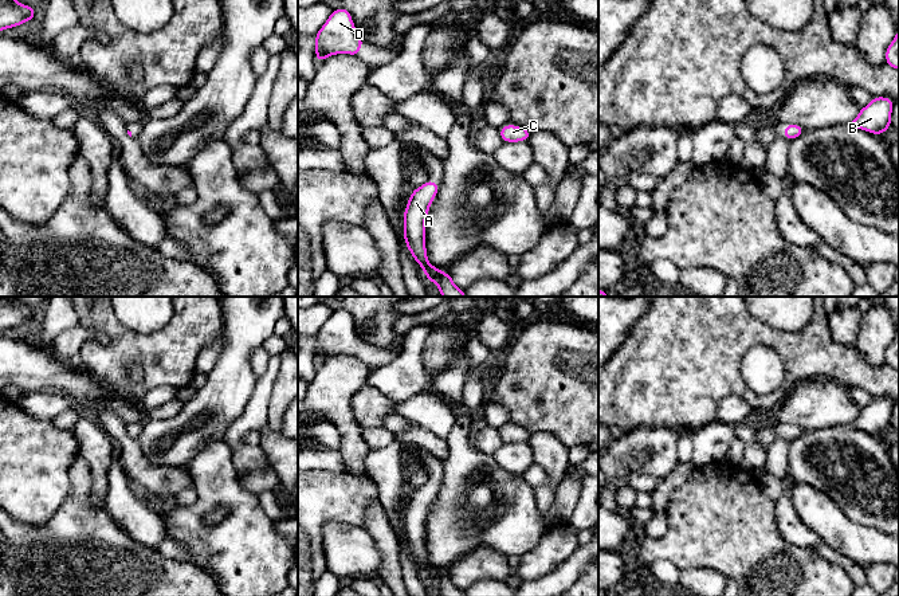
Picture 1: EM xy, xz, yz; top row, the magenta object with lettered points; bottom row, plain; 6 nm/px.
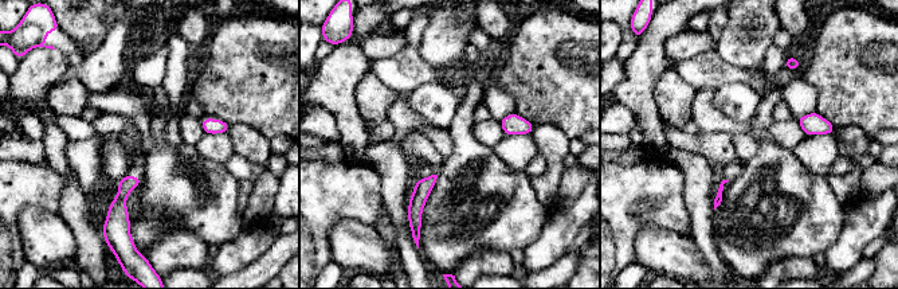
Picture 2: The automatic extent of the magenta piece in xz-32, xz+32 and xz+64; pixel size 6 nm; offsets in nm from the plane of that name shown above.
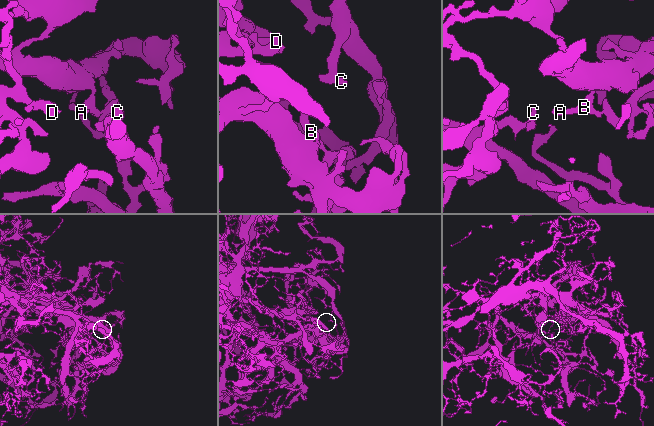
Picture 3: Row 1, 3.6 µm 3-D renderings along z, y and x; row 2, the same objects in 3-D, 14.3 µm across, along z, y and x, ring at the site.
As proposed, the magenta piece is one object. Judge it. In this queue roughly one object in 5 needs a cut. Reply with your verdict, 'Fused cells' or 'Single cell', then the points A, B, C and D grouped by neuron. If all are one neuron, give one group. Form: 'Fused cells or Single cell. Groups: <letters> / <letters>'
Single cell. Groups: A B C D

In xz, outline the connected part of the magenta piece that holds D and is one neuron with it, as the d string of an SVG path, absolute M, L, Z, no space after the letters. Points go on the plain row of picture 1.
M337 309L315 334L315 361L323 362L337 354L358 357L361 346L366 342L357 337L352 314L346 309Z

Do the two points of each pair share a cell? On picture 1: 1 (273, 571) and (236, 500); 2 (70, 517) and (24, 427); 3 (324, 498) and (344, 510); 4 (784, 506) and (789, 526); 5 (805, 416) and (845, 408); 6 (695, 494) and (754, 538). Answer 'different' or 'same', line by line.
1: same
2: different
3: same
4: same
5: same
6: same

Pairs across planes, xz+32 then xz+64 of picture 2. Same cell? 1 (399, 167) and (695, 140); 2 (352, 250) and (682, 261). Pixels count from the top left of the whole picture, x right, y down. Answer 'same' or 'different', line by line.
1: different
2: same

